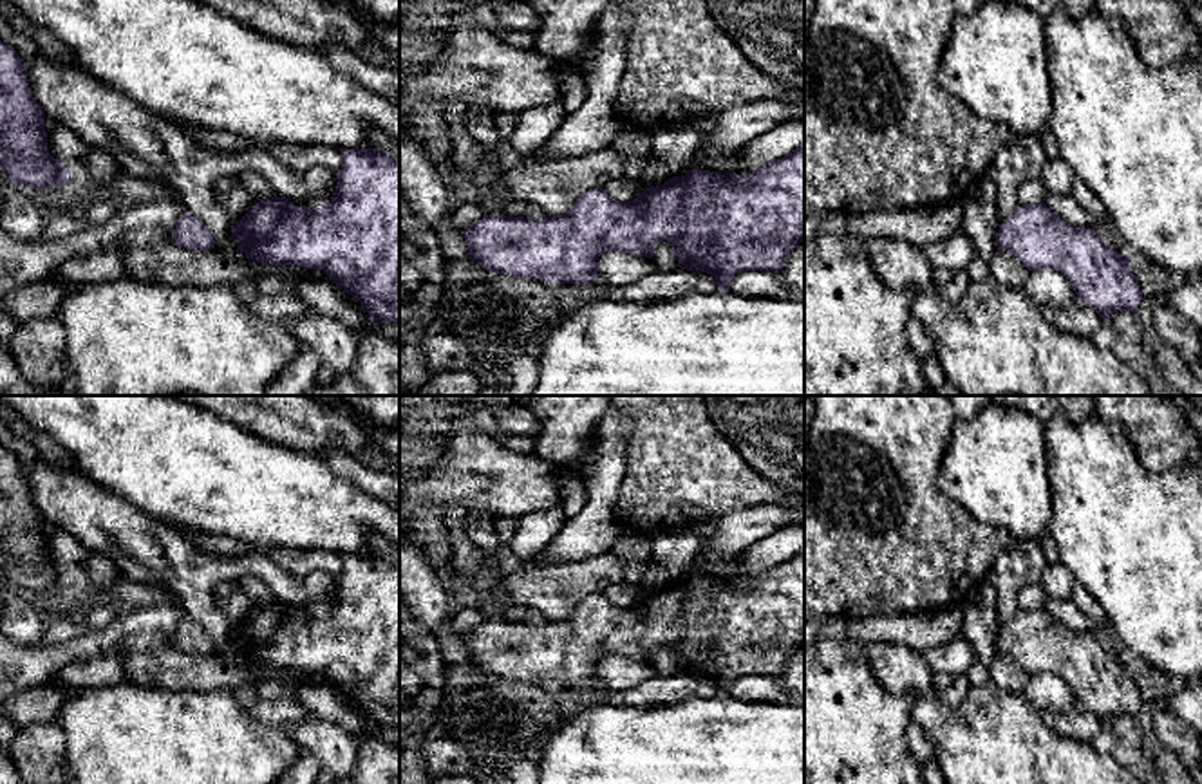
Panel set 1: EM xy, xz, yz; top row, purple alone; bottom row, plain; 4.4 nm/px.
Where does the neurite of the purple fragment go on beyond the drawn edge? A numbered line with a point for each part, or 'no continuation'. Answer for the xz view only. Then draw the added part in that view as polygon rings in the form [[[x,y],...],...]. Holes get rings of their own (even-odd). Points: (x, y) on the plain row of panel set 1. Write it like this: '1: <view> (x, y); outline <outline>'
no continuation

